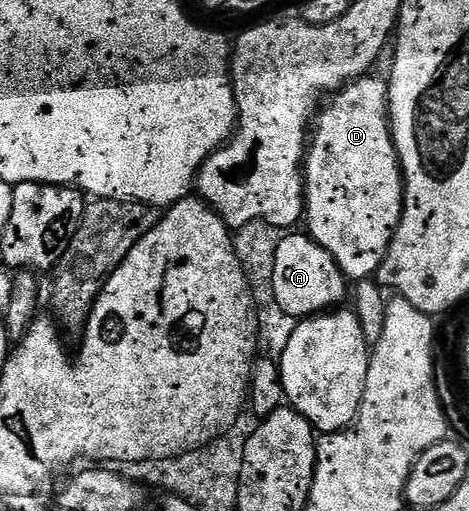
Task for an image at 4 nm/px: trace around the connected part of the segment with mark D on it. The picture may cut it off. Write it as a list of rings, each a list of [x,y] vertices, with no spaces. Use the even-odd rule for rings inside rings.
[[[383,77],[358,78],[331,95],[330,101],[315,119],[314,133],[302,169],[307,233],[322,248],[326,248],[330,256],[334,256],[345,278],[357,280],[373,277],[384,263],[404,211],[404,172],[400,169],[400,157],[396,155],[396,145],[392,139],[392,123],[388,117],[388,84]]]

